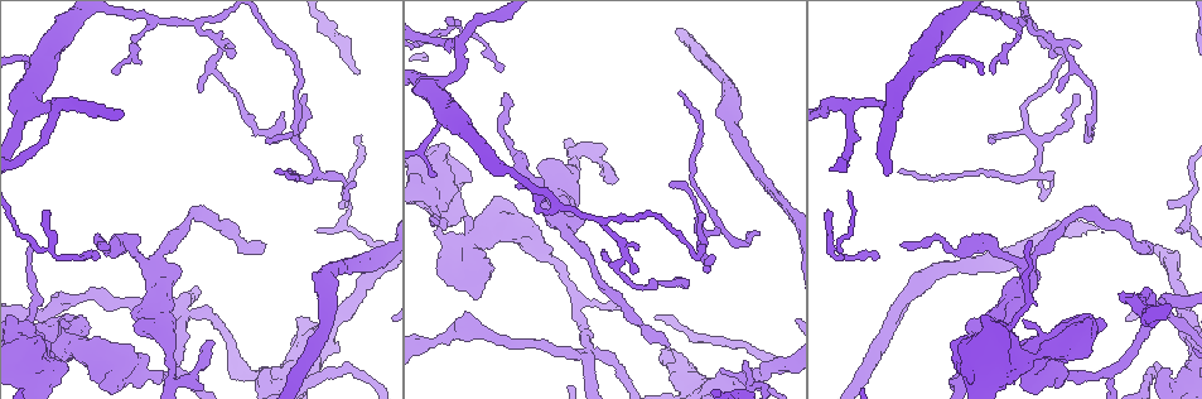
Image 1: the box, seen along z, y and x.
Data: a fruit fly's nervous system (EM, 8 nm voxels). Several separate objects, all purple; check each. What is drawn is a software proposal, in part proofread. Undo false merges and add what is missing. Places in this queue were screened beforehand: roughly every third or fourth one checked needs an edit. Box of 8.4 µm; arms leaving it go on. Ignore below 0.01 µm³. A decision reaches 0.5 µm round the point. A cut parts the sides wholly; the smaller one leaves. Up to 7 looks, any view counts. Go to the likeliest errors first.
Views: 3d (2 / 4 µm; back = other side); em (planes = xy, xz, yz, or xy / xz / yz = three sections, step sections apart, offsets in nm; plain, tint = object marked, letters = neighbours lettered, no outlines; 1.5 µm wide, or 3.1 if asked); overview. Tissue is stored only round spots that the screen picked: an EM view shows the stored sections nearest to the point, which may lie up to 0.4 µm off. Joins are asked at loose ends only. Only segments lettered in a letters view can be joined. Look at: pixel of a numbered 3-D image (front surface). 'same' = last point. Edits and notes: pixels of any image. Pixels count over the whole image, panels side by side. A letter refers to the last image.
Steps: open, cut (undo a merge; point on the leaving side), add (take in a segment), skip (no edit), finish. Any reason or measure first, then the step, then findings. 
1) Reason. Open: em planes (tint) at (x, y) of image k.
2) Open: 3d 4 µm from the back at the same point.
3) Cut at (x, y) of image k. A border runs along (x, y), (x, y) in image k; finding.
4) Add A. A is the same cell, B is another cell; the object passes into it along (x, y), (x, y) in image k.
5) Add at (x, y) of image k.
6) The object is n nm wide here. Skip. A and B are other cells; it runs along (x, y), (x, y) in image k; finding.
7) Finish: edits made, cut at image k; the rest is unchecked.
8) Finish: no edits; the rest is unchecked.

Open: em planes (letters) at (282, 113) of image 1.

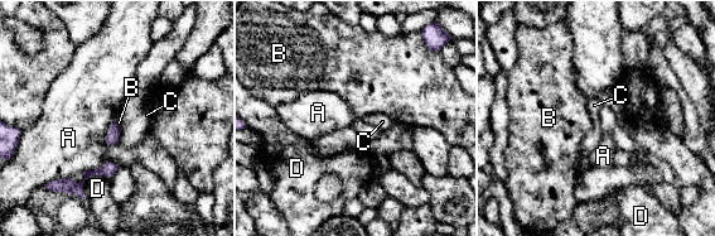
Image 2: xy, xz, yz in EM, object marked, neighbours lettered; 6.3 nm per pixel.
Skip. A, B, C and D are other cells; a border runs along (119, 165), (105, 162), (83, 172) in image 2; none of them fits.

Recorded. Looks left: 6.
Open: em yz step 4 (tint) at (577, 297) of image 1.

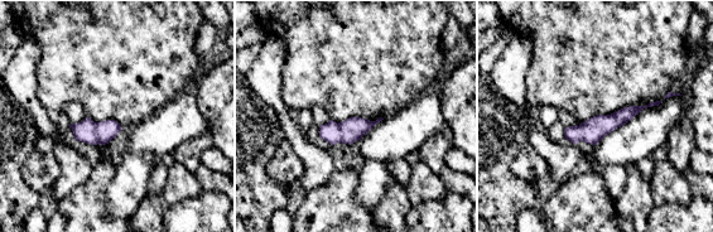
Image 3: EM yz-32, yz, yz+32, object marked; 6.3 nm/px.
Open: em yz step 4 (letters) at the same point.

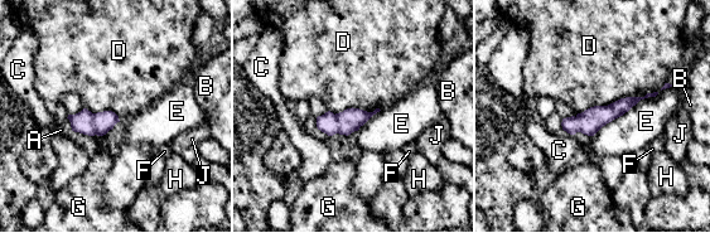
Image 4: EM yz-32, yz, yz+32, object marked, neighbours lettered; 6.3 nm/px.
Skip. A, B, C, D, E, F, G, H and J are other cells; it runs along (634, 100), (589, 122), (565, 126) in image 4; all the same neuron.

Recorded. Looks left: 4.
Tapers out. Open: em planes (tint) at (720, 370) of image 1.

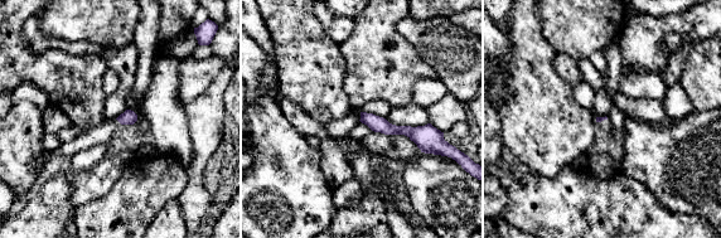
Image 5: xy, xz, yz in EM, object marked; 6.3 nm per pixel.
What lies round it. Open: em planes (letters) at the same point.

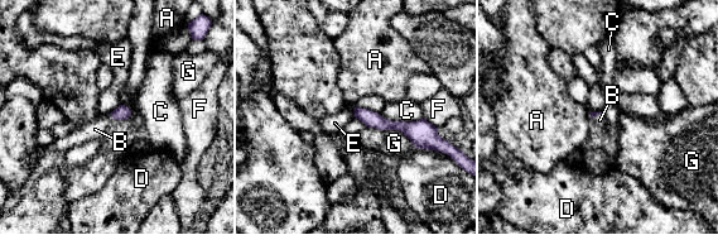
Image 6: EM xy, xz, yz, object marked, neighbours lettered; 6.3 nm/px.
Add B. B is the same cell, A, C, D, E, F and G are other cells; the object passes into it along (123, 113), (112, 116), (95, 129) in image 6; the neuron continues.

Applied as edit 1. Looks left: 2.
Finish: edits made, add at image 6; the rest is unchecked.

